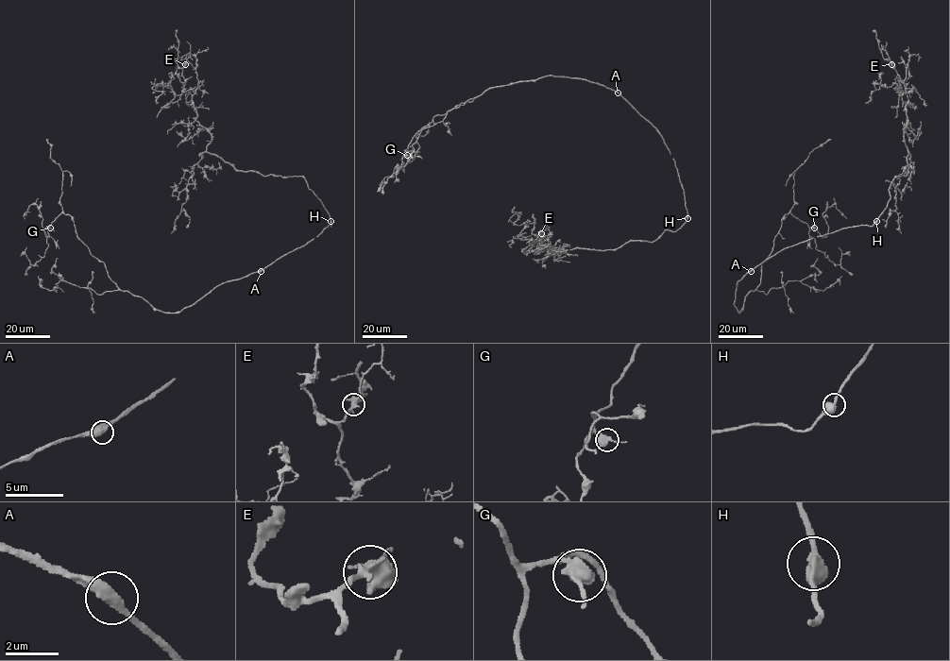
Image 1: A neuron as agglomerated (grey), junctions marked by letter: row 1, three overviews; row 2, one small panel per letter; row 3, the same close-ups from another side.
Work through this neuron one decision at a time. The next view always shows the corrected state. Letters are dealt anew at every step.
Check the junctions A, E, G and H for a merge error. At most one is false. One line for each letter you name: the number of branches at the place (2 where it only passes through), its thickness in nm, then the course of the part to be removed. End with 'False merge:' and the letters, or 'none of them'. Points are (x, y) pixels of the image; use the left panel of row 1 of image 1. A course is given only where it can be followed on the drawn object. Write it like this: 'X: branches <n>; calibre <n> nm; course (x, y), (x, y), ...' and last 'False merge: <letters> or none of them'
False merge: none of them

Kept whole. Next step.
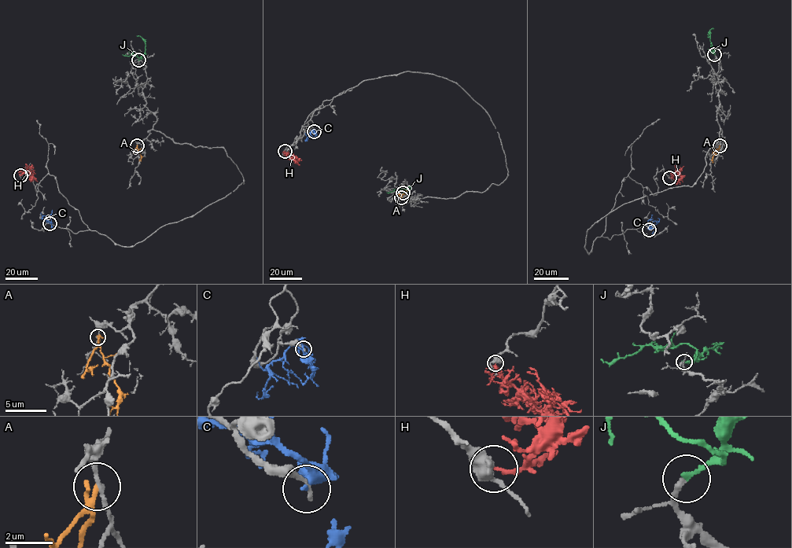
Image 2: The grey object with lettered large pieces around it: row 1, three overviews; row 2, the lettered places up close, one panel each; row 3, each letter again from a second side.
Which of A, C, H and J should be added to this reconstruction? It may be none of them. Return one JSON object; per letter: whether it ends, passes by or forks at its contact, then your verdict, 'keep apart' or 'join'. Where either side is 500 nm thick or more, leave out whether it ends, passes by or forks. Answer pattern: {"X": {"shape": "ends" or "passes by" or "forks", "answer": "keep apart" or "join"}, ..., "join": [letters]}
{"A": {"shape": "forks", "answer": "keep apart"}, "C": {"shape": "passes by", "answer": "keep apart"}, "H": {"answer": "keep apart"}, "J": {"shape": "ends", "answer": "join"}, "join": ["J"]}

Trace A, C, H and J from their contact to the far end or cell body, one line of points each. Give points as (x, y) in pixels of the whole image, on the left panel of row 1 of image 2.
A: (137, 145), (141, 155), (138, 161)
C: (49, 223), (42, 219), (41, 212)
H: (20, 174), (24, 171), (32, 174), (30, 178), (27, 175)
J: (138, 60), (145, 52), (145, 43), (141, 38), (136, 36)

